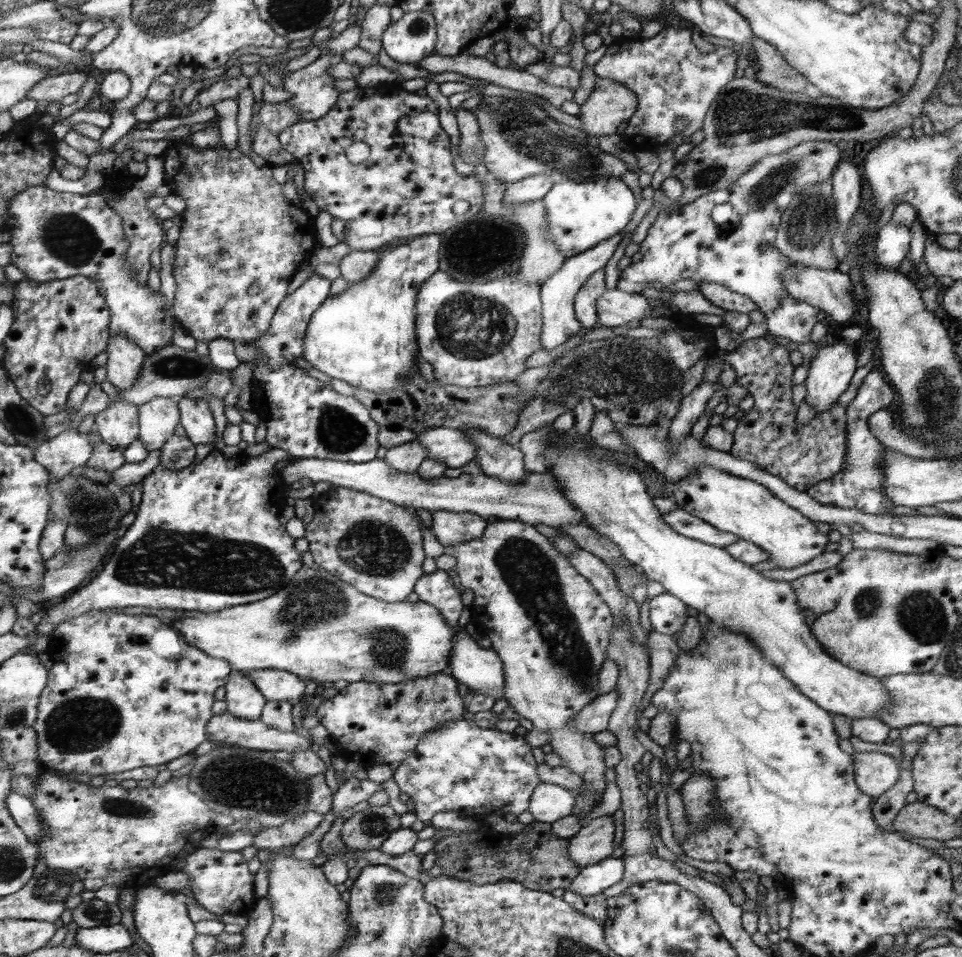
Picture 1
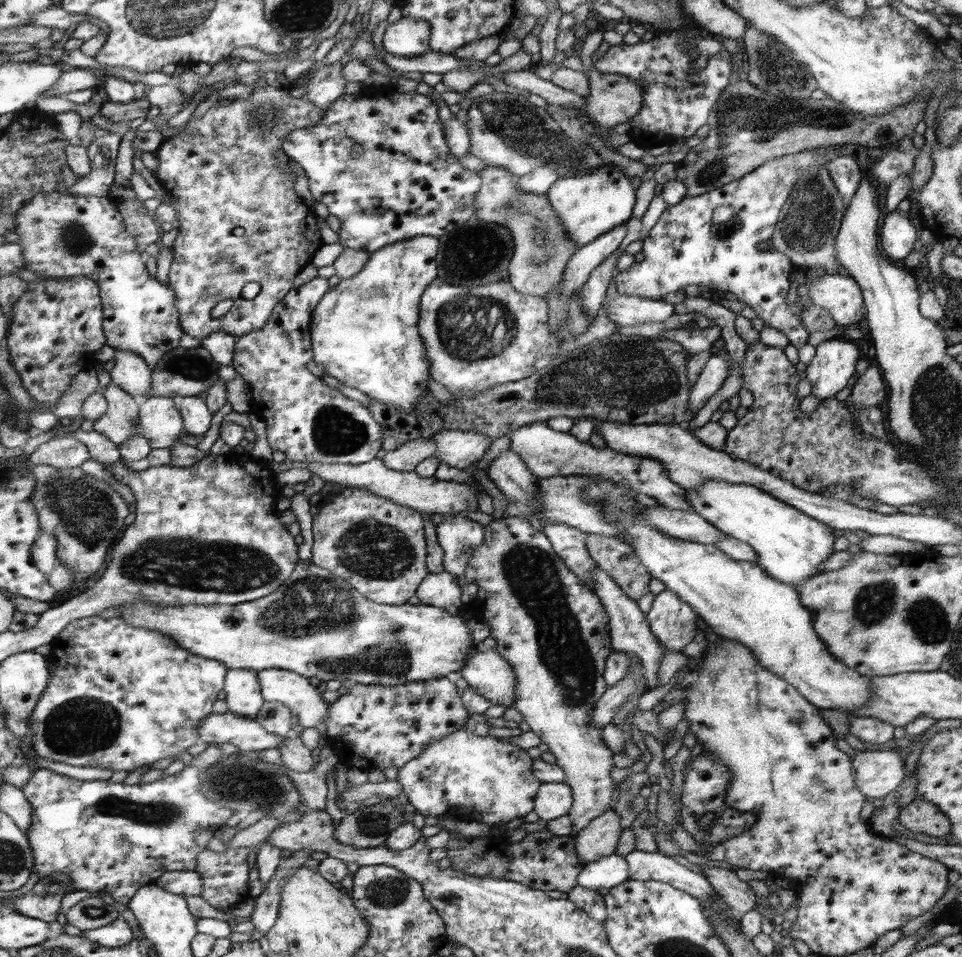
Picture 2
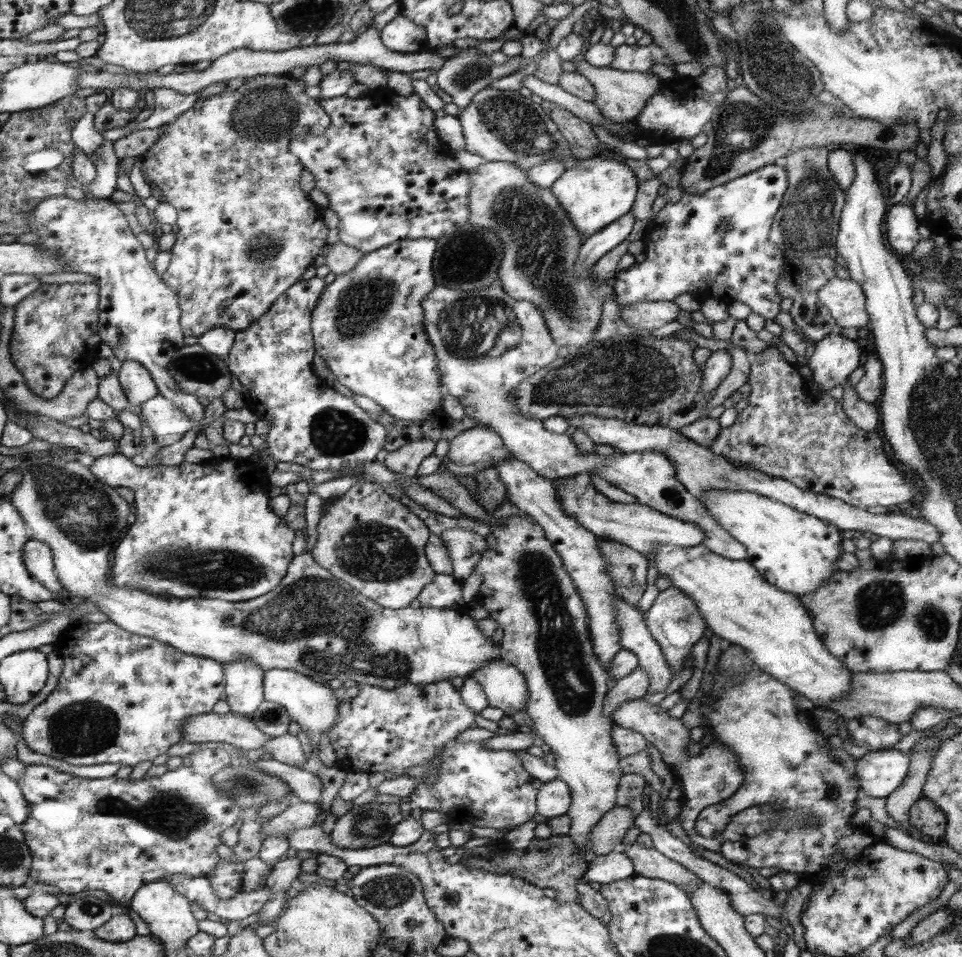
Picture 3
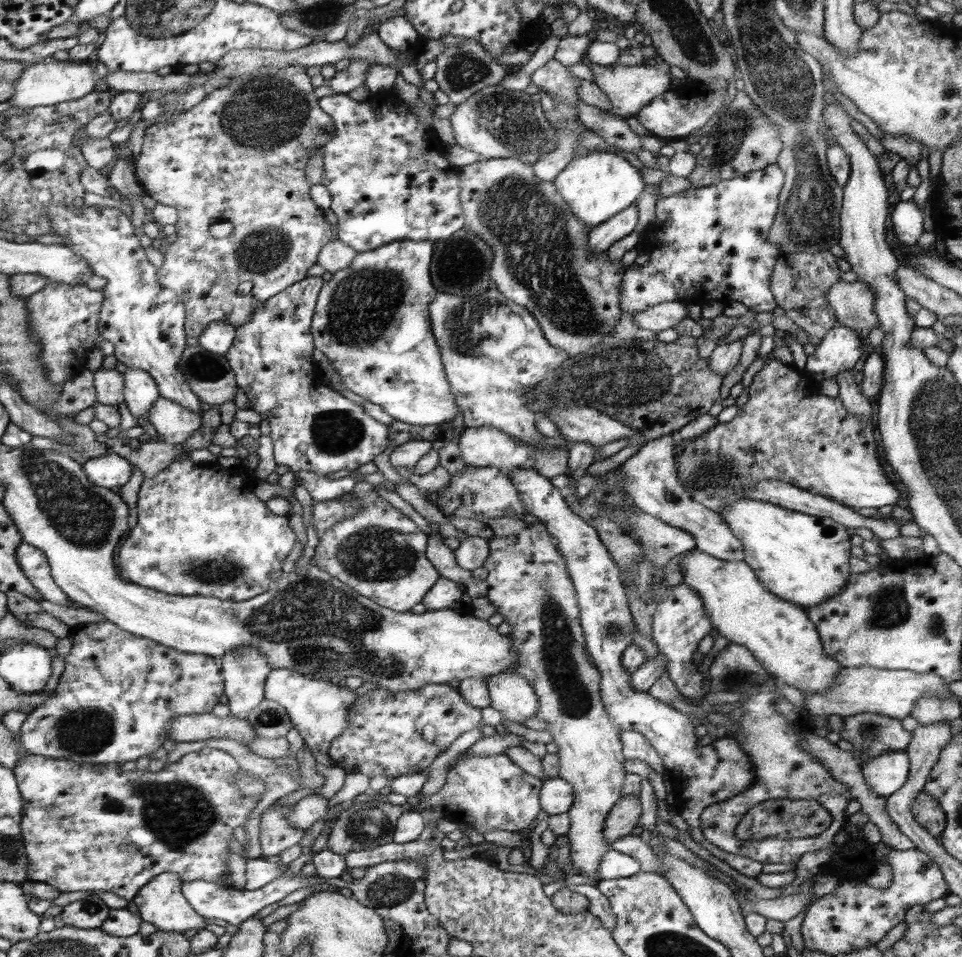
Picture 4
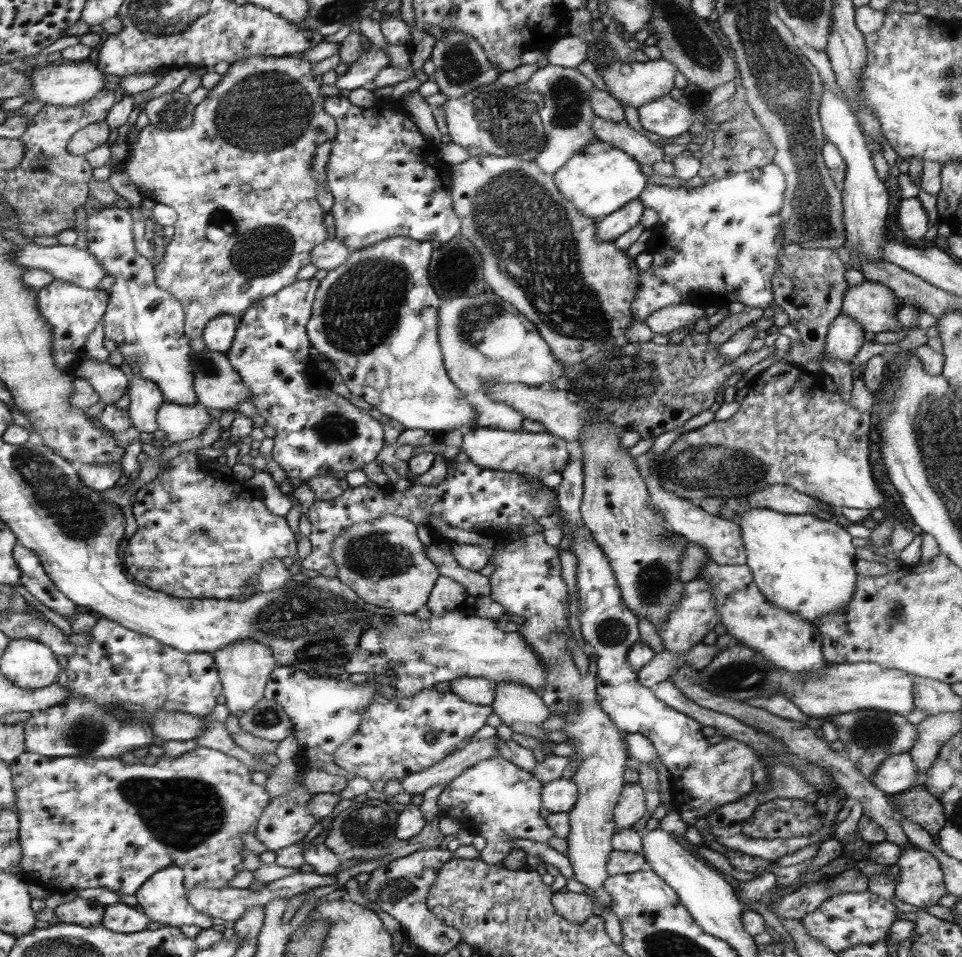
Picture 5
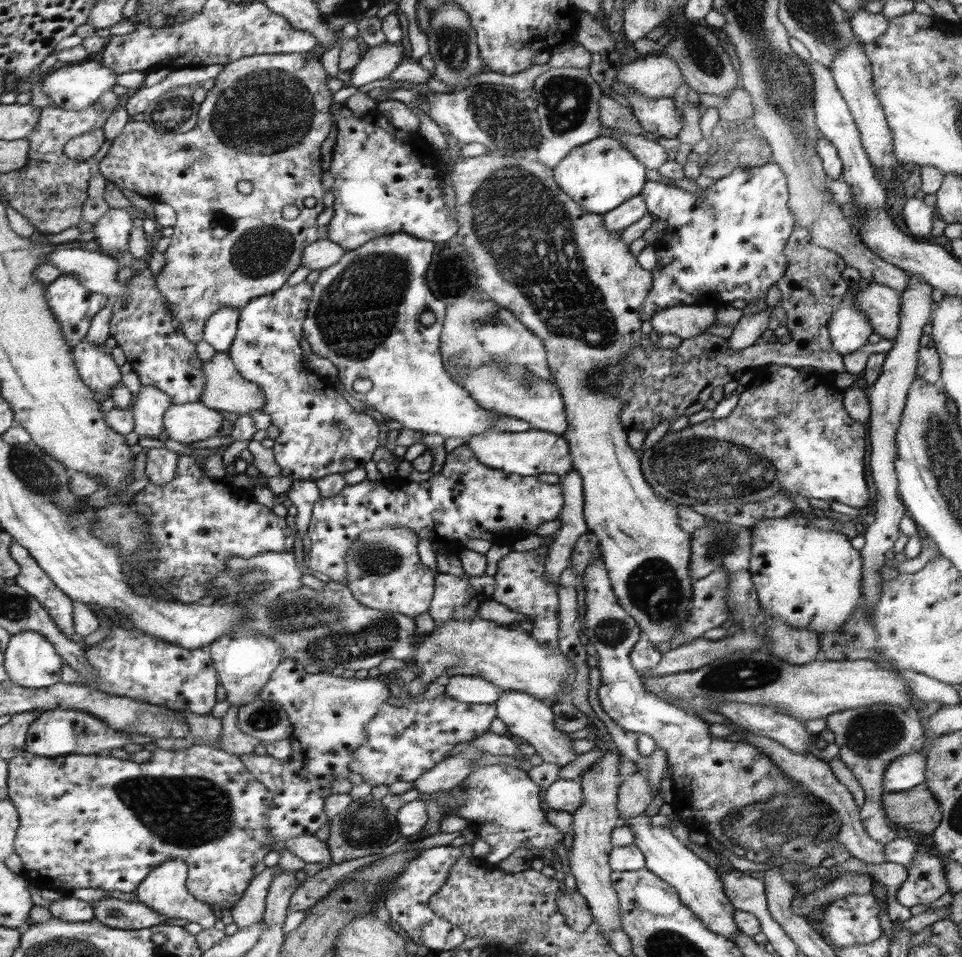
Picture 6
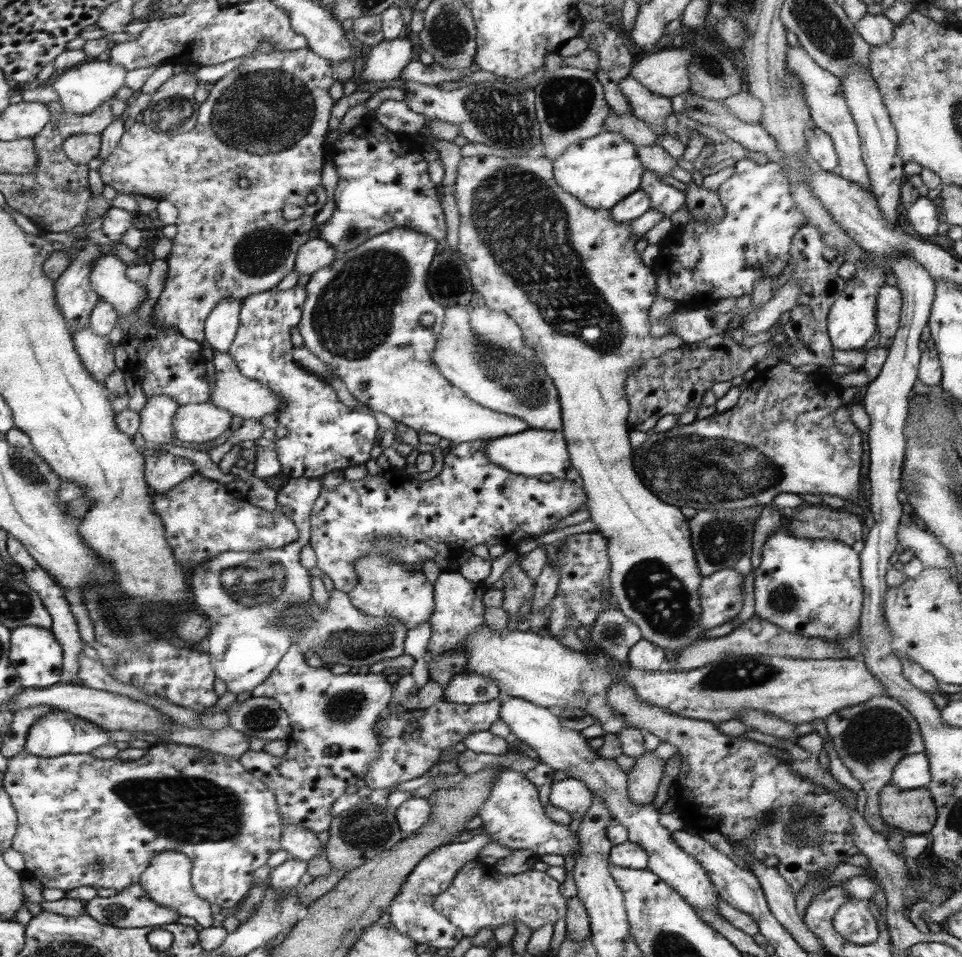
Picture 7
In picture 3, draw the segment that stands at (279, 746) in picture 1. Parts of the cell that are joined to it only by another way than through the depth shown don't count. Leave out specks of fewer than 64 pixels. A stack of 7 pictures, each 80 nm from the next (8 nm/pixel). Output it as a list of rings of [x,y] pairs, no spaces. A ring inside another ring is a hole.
[[[232,711],[226,714],[208,713],[193,716],[186,724],[183,724],[182,731],[184,731],[184,739],[187,742],[227,742],[245,751],[262,749],[263,744],[272,738],[262,732],[250,716],[239,715]]]

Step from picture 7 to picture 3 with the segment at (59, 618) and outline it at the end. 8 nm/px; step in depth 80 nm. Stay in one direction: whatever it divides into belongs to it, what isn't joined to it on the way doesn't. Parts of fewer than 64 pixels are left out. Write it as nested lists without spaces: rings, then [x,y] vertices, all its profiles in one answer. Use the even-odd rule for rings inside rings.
[[[29,540],[25,546],[24,558],[30,574],[33,574],[34,578],[38,578],[38,581],[42,582],[42,585],[46,586],[50,593],[54,593],[56,596],[61,586],[50,547],[44,545],[42,541]]]

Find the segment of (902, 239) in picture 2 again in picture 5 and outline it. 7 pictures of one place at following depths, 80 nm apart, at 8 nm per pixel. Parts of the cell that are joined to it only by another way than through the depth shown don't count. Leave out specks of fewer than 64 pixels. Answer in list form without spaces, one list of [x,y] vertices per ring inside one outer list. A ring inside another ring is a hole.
[[[918,197],[902,199],[896,217],[904,234],[910,240],[920,240],[928,232],[928,214]]]

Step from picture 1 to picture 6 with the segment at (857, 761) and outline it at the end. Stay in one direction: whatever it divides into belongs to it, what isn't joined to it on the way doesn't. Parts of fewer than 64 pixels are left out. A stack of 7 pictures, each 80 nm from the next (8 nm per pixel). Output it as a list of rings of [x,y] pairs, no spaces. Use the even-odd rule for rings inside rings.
[[[919,752],[896,757],[885,770],[883,789],[908,791],[926,780],[926,758]]]

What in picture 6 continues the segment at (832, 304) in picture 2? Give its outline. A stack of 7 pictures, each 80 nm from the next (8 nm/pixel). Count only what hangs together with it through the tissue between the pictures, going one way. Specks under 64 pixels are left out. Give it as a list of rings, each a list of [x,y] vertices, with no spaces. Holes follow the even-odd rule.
[[[871,282],[855,294],[855,305],[869,318],[870,328],[883,339],[894,340],[899,332],[901,294],[889,286]]]

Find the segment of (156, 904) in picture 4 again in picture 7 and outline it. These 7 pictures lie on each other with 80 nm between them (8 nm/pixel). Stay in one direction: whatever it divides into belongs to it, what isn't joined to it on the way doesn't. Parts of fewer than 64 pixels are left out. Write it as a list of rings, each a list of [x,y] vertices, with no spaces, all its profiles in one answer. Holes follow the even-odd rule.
[[[164,851],[154,855],[149,867],[141,876],[140,883],[148,896],[162,906],[174,909],[180,916],[190,916],[203,928],[212,927],[212,910],[206,899],[198,896],[193,887],[193,860],[186,853]]]

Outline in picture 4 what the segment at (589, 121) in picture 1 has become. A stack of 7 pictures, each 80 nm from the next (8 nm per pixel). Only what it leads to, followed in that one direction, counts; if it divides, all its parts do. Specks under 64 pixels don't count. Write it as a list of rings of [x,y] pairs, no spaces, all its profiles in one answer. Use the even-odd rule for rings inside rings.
[[[591,64],[590,70],[594,76],[594,84],[606,94],[610,100],[610,114],[626,119],[635,117],[644,106],[666,93],[672,84],[670,82],[670,66],[666,64],[656,64],[649,66],[640,64],[640,66],[622,66],[622,64],[610,64],[600,66],[600,64]]]

